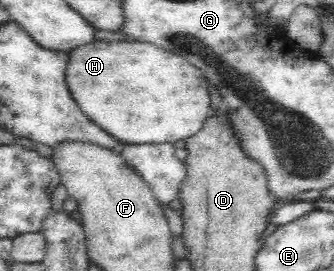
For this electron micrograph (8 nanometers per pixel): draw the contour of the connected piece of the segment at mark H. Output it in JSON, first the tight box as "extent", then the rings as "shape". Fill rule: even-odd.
{"extent":[64,38,211,146],"shape":[[[93,38],[67,50],[64,80],[81,111],[121,146],[173,143],[200,131],[205,118],[211,112],[211,96],[205,87],[203,72],[199,69],[179,54],[175,55],[146,41],[107,41]]]}

